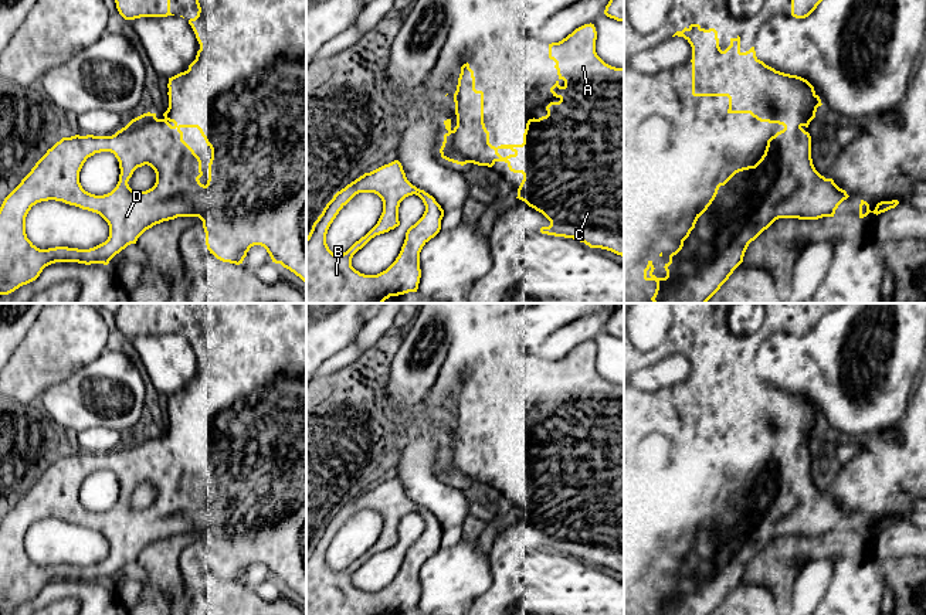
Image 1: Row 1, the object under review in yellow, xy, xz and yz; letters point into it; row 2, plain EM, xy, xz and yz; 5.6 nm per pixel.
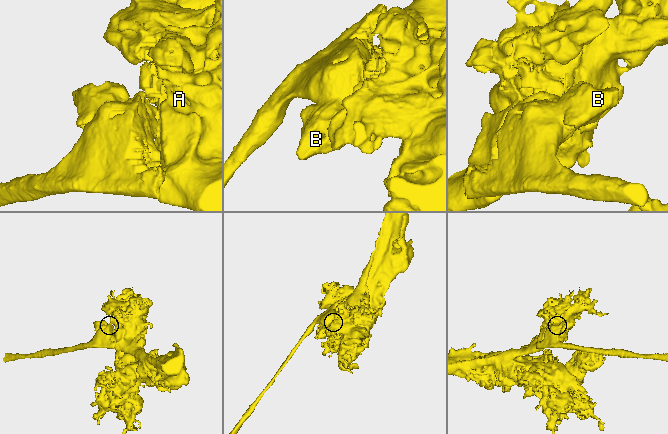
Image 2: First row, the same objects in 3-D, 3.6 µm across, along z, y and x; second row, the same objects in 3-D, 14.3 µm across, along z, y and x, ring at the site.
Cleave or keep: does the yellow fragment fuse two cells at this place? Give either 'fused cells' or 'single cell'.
single cell

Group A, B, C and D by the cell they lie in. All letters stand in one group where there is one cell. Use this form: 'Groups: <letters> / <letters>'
Groups: A B C D

